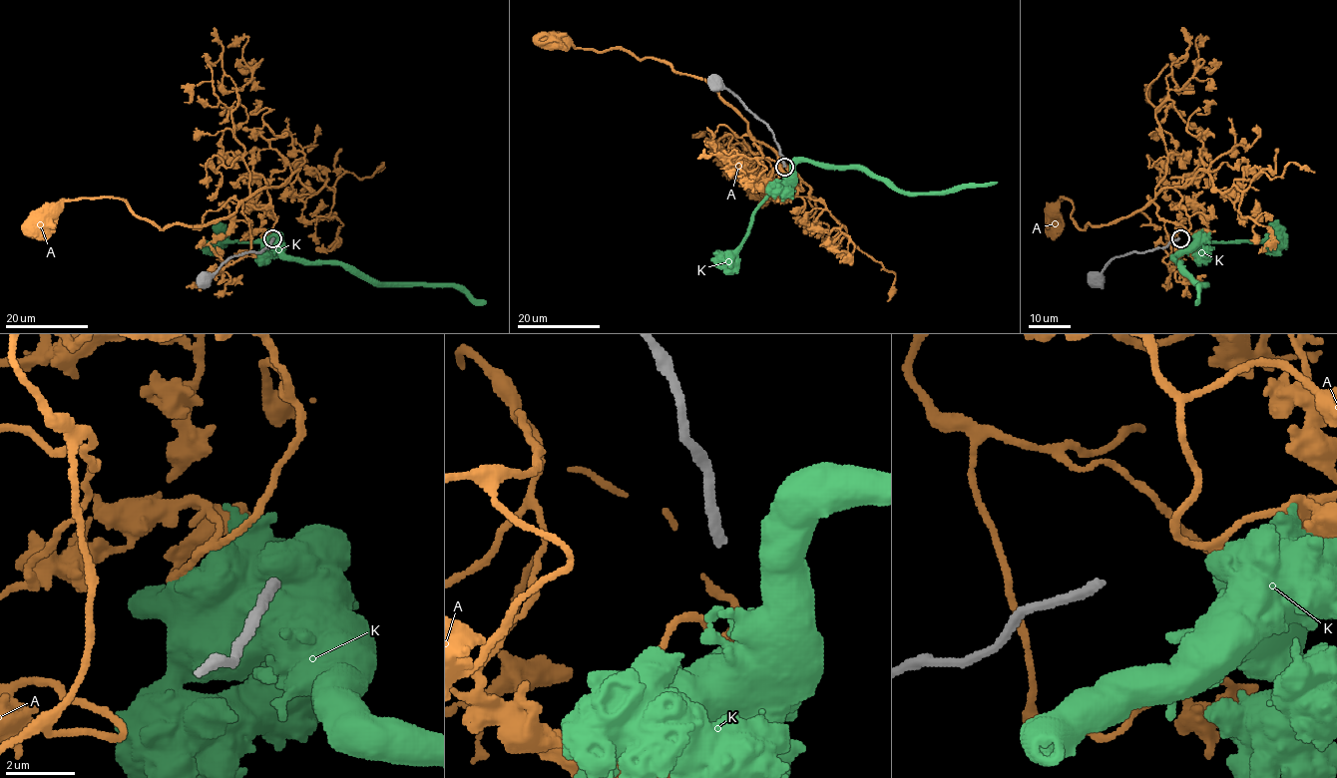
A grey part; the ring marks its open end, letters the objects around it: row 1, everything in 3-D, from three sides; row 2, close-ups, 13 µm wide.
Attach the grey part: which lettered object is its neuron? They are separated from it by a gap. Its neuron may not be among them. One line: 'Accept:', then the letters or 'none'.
Accept: none

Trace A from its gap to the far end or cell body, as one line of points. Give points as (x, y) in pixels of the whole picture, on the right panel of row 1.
A: (1188, 232), (1189, 216), (1172, 188), (1109, 224), (1081, 229), (1065, 197), (1058, 224), (1055, 217)

